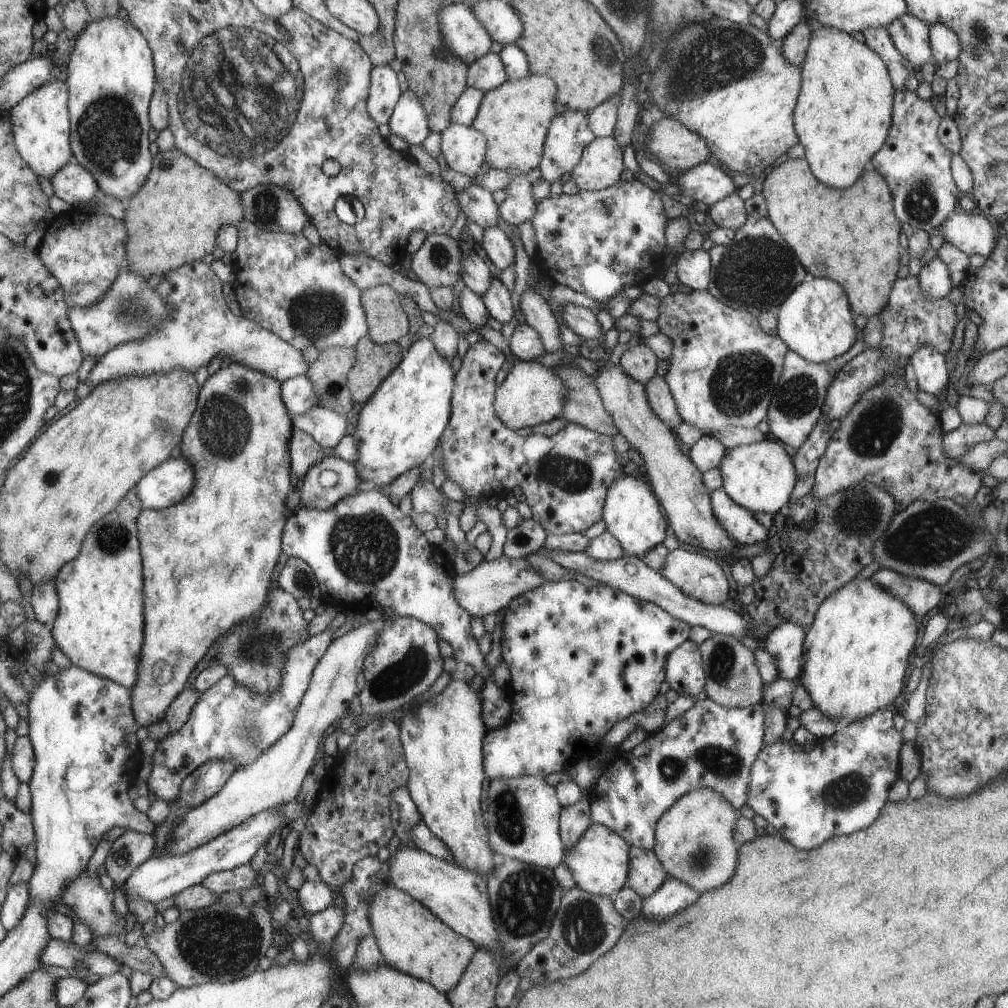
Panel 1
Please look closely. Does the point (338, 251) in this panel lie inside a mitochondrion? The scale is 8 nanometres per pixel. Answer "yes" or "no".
no

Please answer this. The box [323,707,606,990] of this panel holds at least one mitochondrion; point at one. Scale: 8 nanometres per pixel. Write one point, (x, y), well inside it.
(524, 899)

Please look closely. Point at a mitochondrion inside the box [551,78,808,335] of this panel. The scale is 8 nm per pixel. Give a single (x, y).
(757, 271)

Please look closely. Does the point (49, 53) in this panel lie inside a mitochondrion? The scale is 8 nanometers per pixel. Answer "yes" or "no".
no

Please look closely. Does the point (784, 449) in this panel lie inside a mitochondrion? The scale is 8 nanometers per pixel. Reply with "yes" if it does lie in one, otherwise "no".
no

